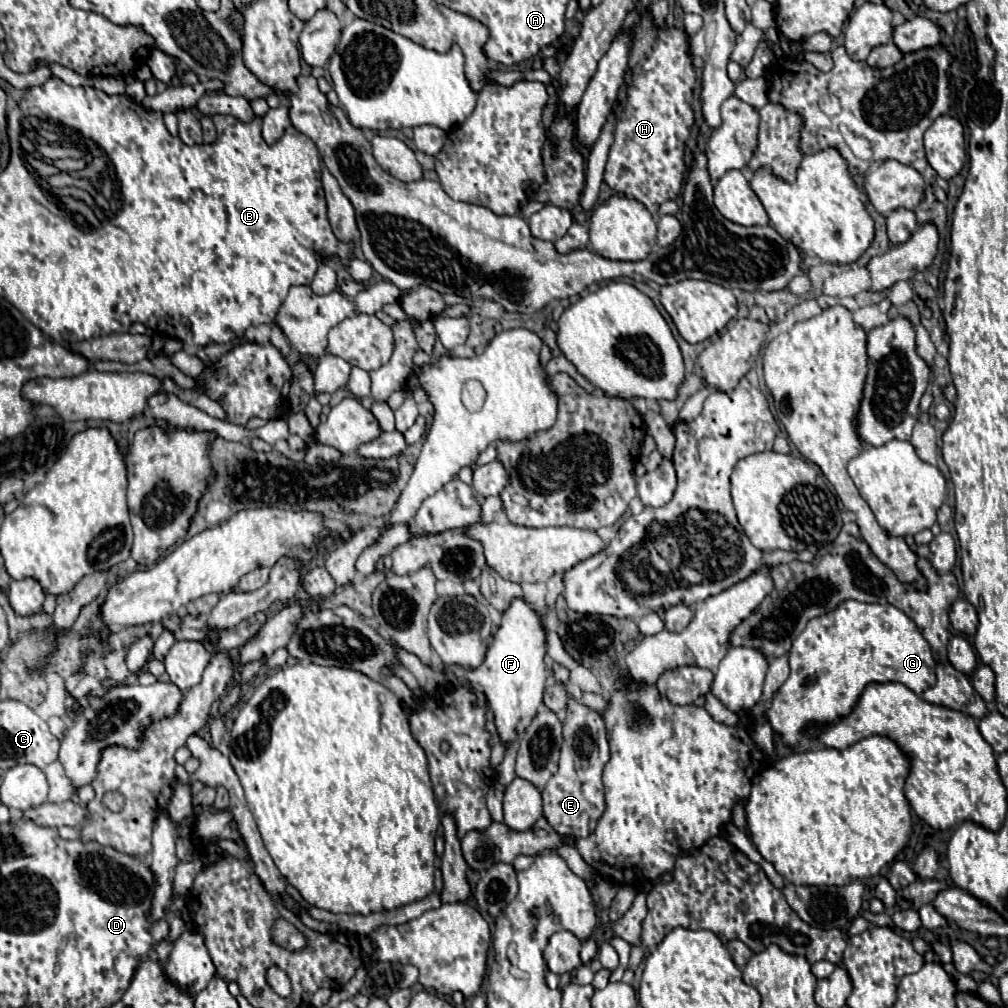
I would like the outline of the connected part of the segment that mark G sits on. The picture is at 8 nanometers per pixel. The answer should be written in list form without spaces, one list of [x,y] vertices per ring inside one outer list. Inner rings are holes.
[[[841,602],[833,612],[809,620],[789,650],[791,674],[775,692],[767,718],[791,750],[803,740],[817,740],[821,724],[847,716],[869,684],[901,682],[921,696],[935,684],[935,658],[919,628],[891,604]]]

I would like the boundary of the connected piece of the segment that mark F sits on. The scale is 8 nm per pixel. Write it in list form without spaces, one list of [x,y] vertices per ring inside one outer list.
[[[513,600],[509,610],[503,614],[503,622],[489,644],[483,664],[475,670],[465,670],[459,666],[451,668],[459,680],[473,684],[479,692],[485,694],[493,710],[495,728],[503,746],[509,746],[511,742],[519,740],[519,736],[525,732],[525,728],[537,714],[539,704],[543,702],[543,688],[547,678],[543,656],[545,656],[545,630],[541,626],[539,616],[531,612],[525,600]]]

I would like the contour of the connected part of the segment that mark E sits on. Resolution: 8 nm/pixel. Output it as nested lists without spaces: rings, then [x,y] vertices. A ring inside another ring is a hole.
[[[569,698],[563,720],[563,746],[559,772],[543,790],[543,814],[559,834],[573,834],[577,840],[593,834],[597,820],[605,810],[603,768],[609,762],[609,744],[601,712],[587,708],[577,698]]]

